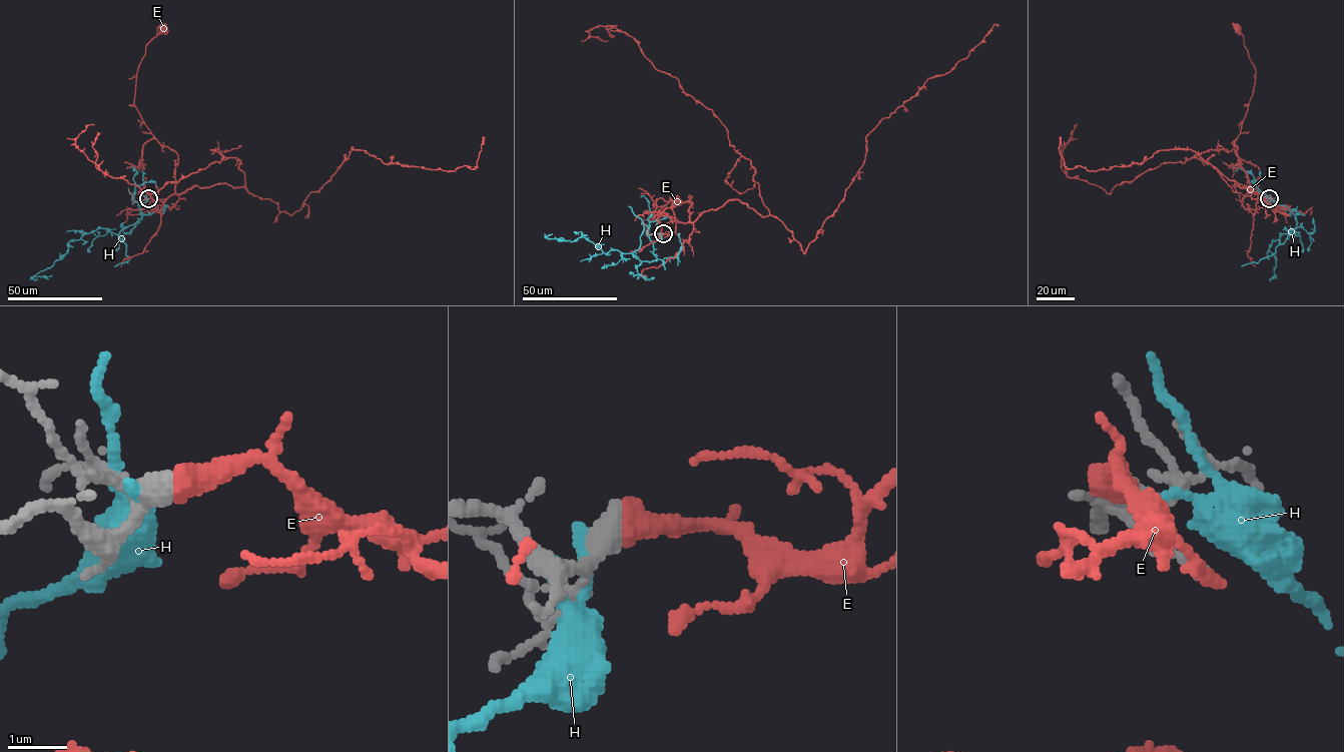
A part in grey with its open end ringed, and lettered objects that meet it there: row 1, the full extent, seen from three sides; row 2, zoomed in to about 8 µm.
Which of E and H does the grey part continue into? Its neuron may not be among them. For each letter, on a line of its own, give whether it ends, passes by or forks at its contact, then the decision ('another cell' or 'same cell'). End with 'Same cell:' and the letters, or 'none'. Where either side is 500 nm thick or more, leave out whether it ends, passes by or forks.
E: it ends; same cell
H: it ends; another cell
Same cell: E

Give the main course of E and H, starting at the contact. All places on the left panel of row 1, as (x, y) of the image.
E: (148, 198), (163, 202), (175, 193), (178, 155), (160, 144), (134, 100), (136, 71), (146, 45), (164, 28)
H: (147, 199), (133, 224), (117, 234), (97, 228), (70, 240), (66, 253), (35, 276), (52, 276)

